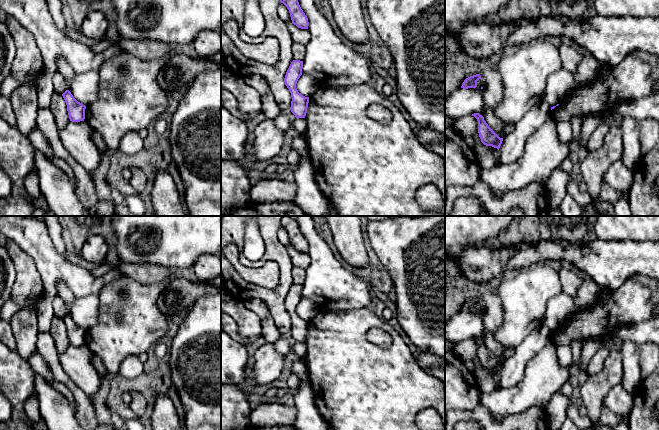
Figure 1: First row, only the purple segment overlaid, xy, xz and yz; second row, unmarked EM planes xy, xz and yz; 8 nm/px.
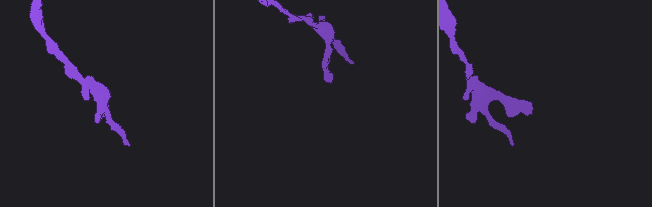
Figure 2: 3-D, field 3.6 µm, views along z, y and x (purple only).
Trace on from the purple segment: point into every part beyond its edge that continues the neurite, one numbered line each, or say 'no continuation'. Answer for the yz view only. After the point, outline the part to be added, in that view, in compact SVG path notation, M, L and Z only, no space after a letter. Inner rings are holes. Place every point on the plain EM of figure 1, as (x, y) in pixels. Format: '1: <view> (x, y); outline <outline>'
no continuation

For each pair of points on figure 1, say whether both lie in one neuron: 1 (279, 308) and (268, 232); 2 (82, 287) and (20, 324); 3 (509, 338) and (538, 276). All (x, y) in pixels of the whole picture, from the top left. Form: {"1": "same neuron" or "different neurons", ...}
{"1": "same neuron", "2": "different neurons", "3": "same neuron"}

